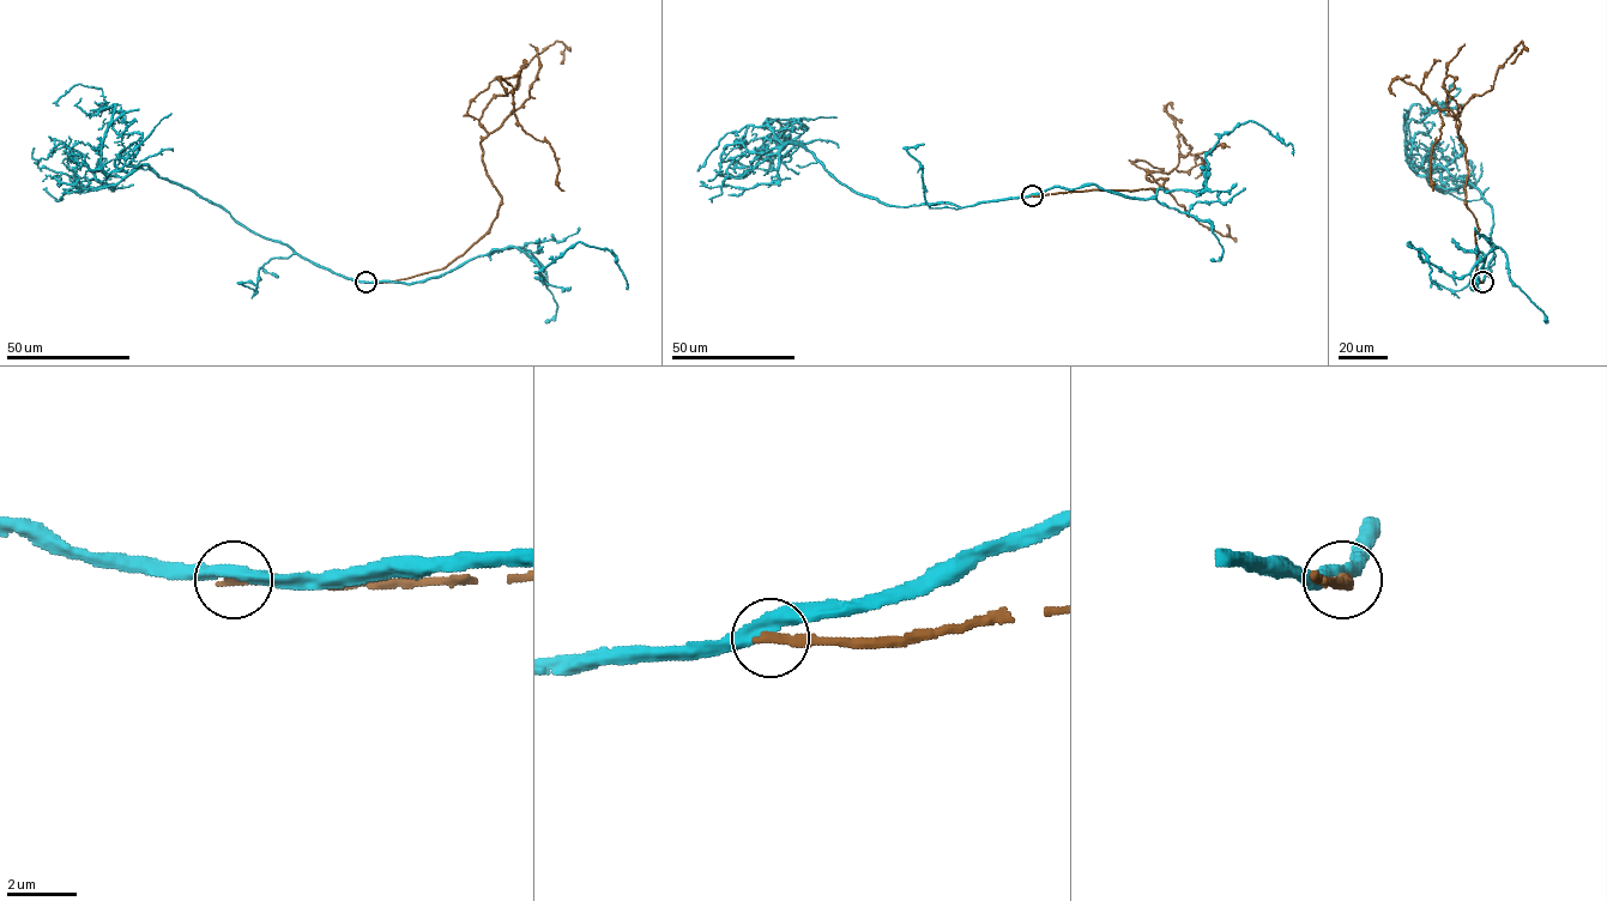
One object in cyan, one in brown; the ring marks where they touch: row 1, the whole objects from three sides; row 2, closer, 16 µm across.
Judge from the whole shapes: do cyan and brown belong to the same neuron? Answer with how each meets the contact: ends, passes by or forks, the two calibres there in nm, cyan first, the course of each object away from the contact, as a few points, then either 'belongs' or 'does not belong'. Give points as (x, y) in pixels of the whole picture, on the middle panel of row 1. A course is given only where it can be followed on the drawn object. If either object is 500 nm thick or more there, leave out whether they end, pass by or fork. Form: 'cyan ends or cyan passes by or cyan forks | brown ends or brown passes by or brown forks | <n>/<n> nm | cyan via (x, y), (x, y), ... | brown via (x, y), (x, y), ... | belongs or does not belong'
cyan passes by | brown ends | 400/280 nm | cyan via (1032, 195), (887, 206), (781, 143), (767, 119), (777, 120), (760, 157), (768, 174), (724, 158) | brown via (1032, 195), (1160, 189), (1167, 179), (1149, 180), (1153, 171), (1146, 170), (1203, 227), (1231, 237), (1226, 224) | does not belong

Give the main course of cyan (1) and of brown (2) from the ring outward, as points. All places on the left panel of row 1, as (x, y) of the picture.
1: (366, 282), (146, 165), (109, 176), (115, 104), (94, 112), (102, 90), (77, 84), (58, 106)
2: (366, 282), (443, 268), (489, 230), (501, 197), (479, 119), (556, 41), (561, 64)

